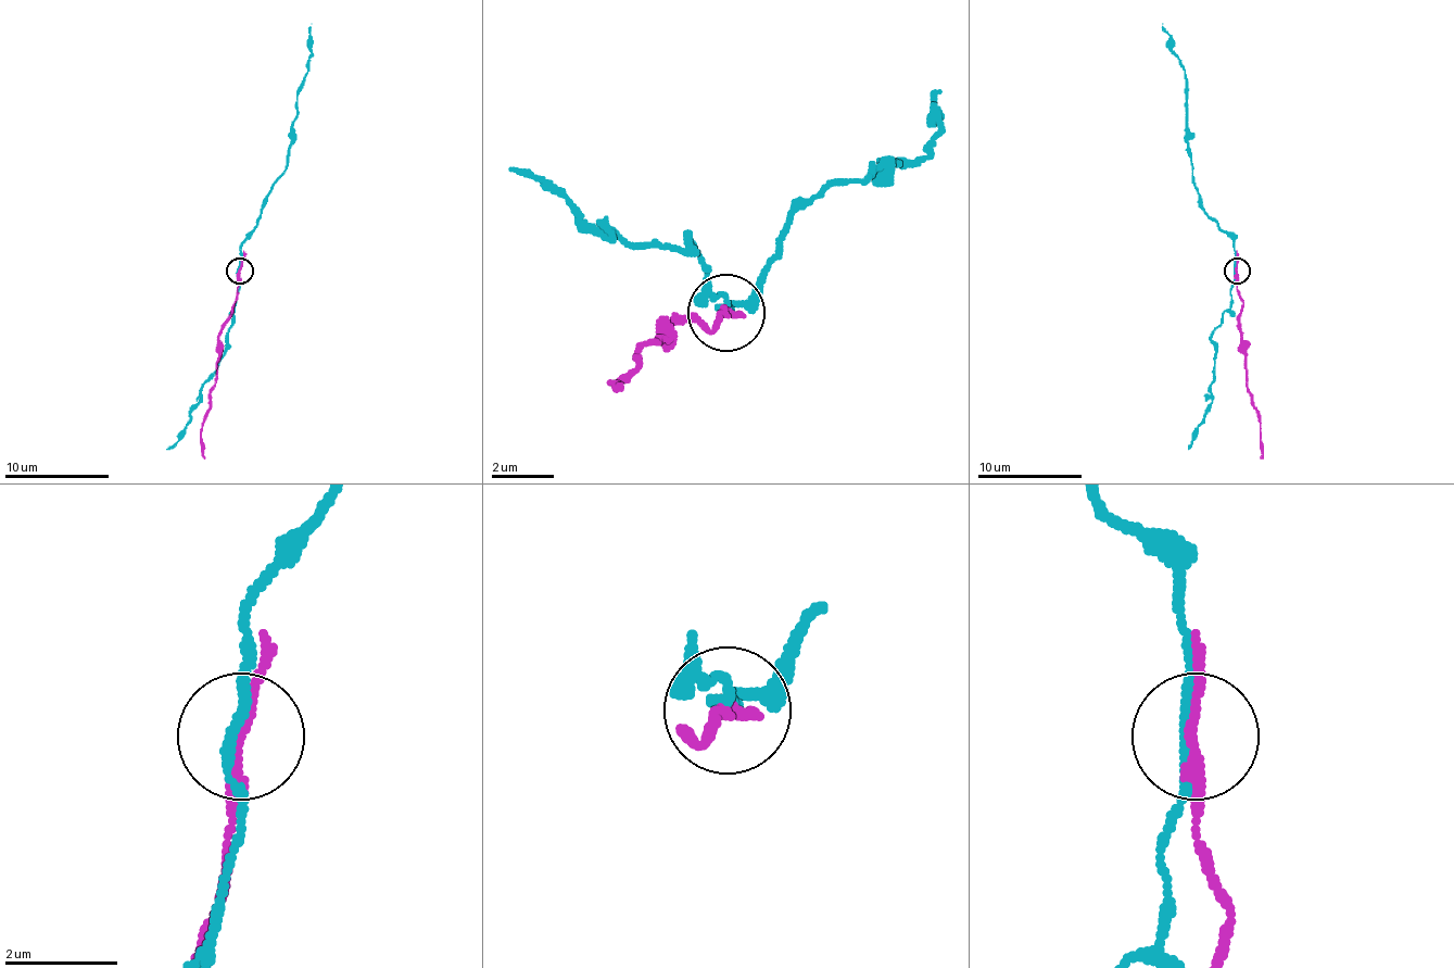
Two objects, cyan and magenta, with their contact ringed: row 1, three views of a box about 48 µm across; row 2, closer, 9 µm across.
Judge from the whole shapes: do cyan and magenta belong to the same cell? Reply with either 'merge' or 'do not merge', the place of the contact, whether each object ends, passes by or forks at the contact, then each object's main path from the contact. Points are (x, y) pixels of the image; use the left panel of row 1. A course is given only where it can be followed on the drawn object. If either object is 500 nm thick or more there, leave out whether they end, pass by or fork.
do not merge; place (240, 271); cyan passes by; magenta passes by; course cyan (239, 271), (241, 242), (263, 211), (273, 181), (286, 168), (296, 90), (312, 49), (312, 23); course magenta (239, 271), (234, 313), (218, 339), (213, 391), (200, 432), (205, 459)

